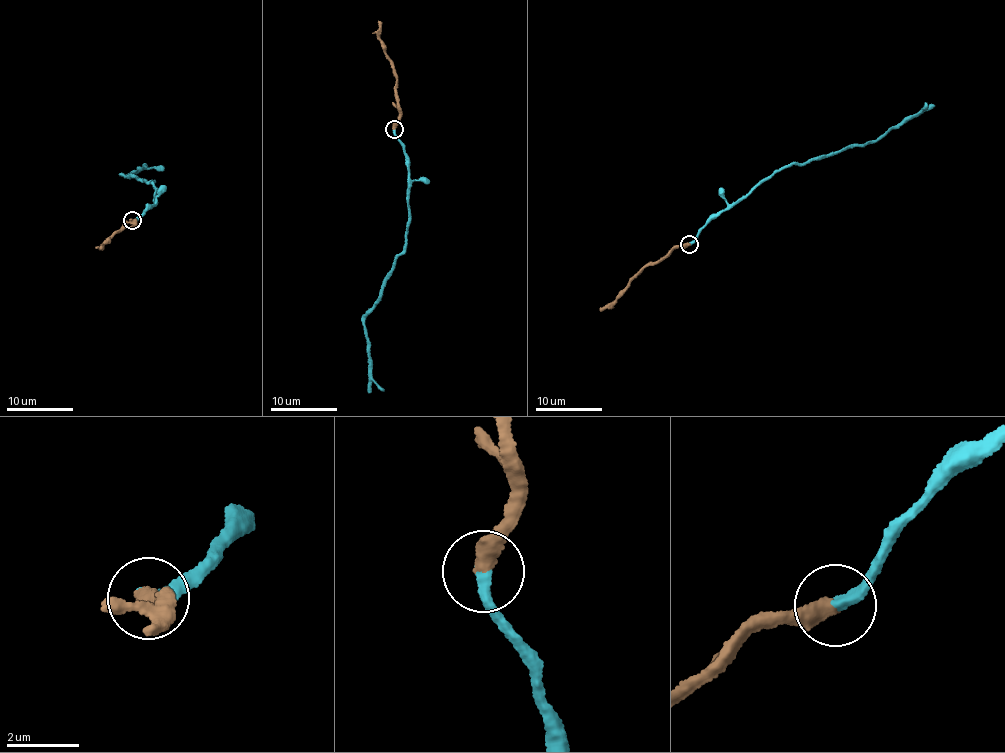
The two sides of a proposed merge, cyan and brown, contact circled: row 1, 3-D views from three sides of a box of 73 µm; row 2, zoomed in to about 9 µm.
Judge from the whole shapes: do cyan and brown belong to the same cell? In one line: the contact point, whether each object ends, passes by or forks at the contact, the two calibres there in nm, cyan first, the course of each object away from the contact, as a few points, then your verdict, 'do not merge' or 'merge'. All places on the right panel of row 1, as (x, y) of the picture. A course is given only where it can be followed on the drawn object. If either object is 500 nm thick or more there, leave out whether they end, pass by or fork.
at (689, 244); cyan ends there; brown ends there; 380 nm thick on the cyan side, 480 nm on the other; cyan runs (690, 243), (719, 212), (777, 172), (880, 138), (922, 111), (926, 103); brown runs (690, 243), (646, 265), (611, 302), (599, 310); merge

